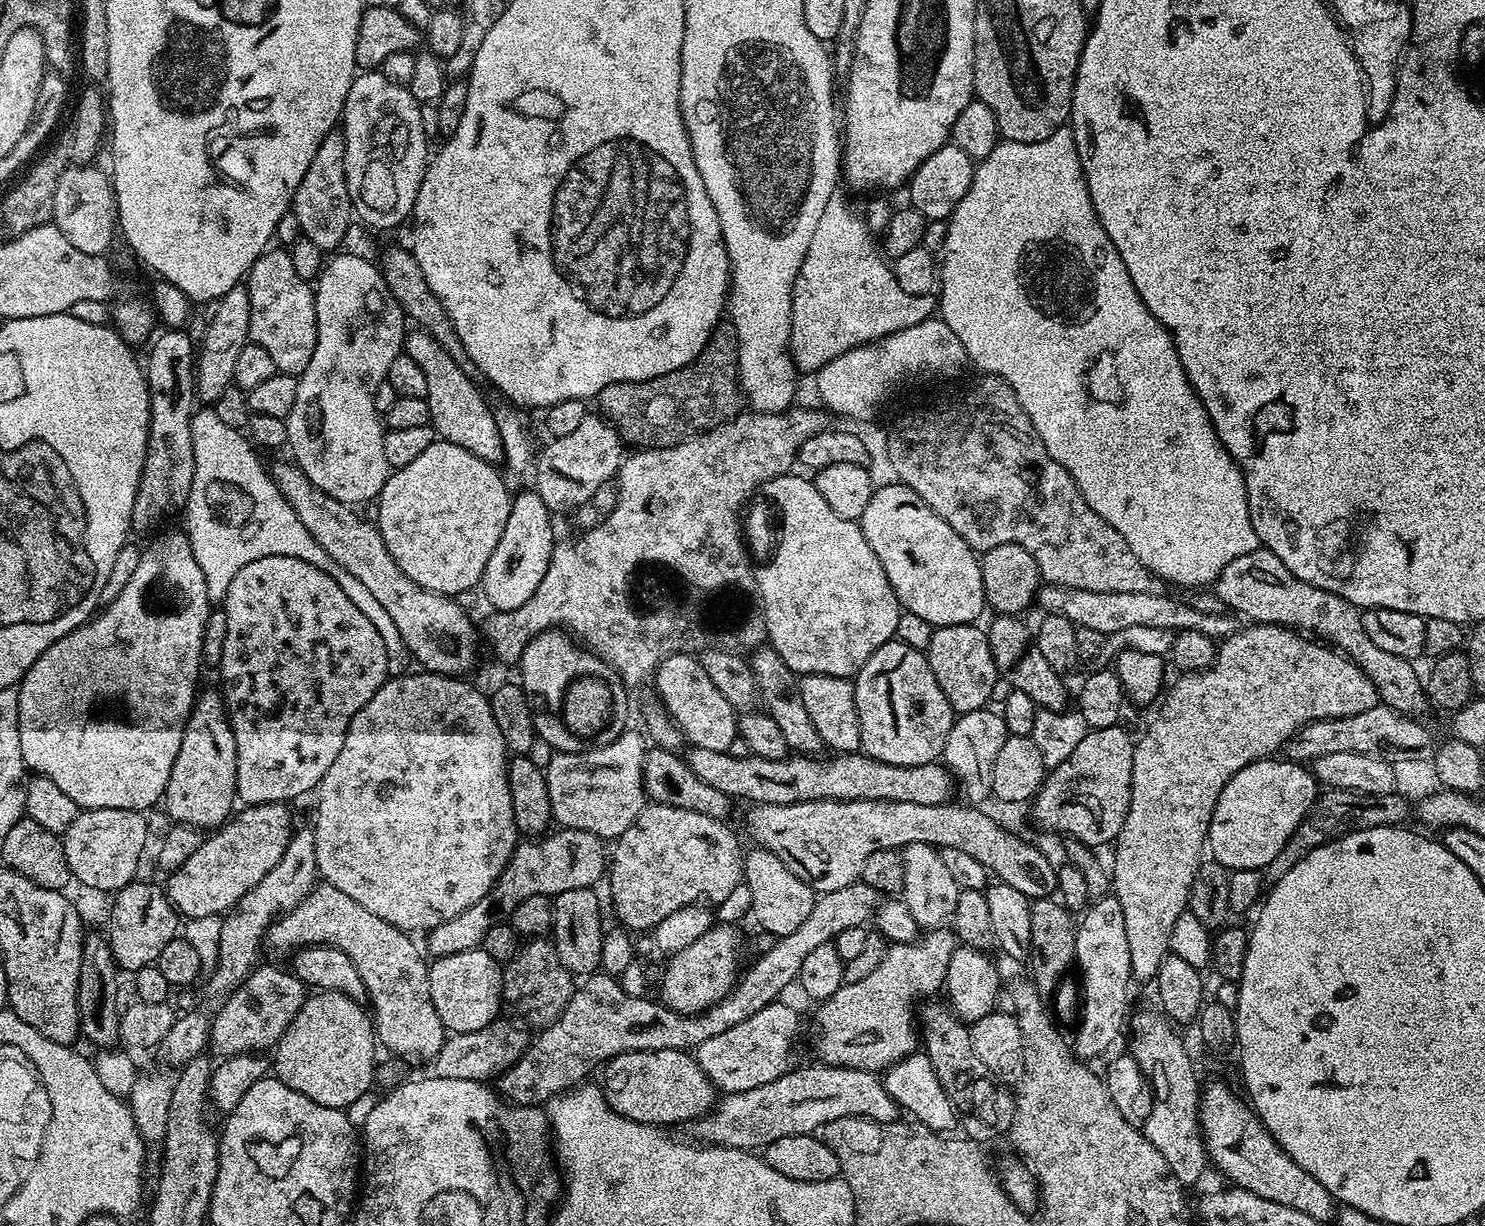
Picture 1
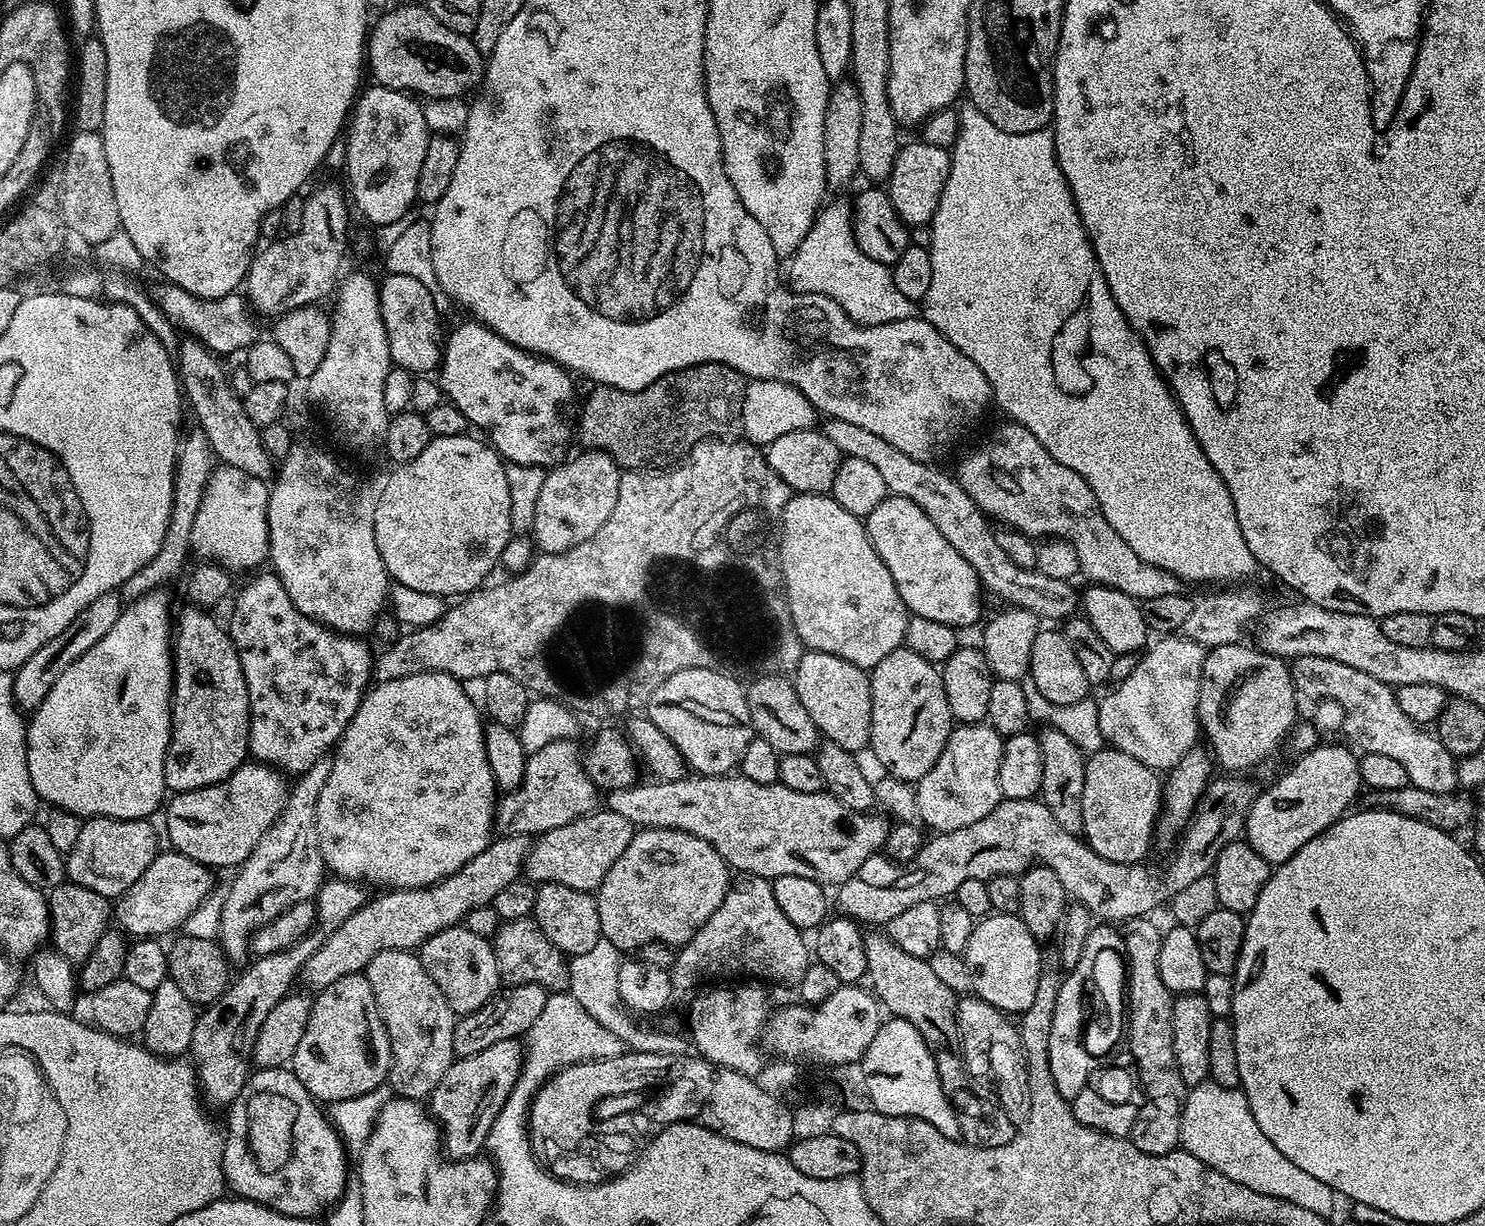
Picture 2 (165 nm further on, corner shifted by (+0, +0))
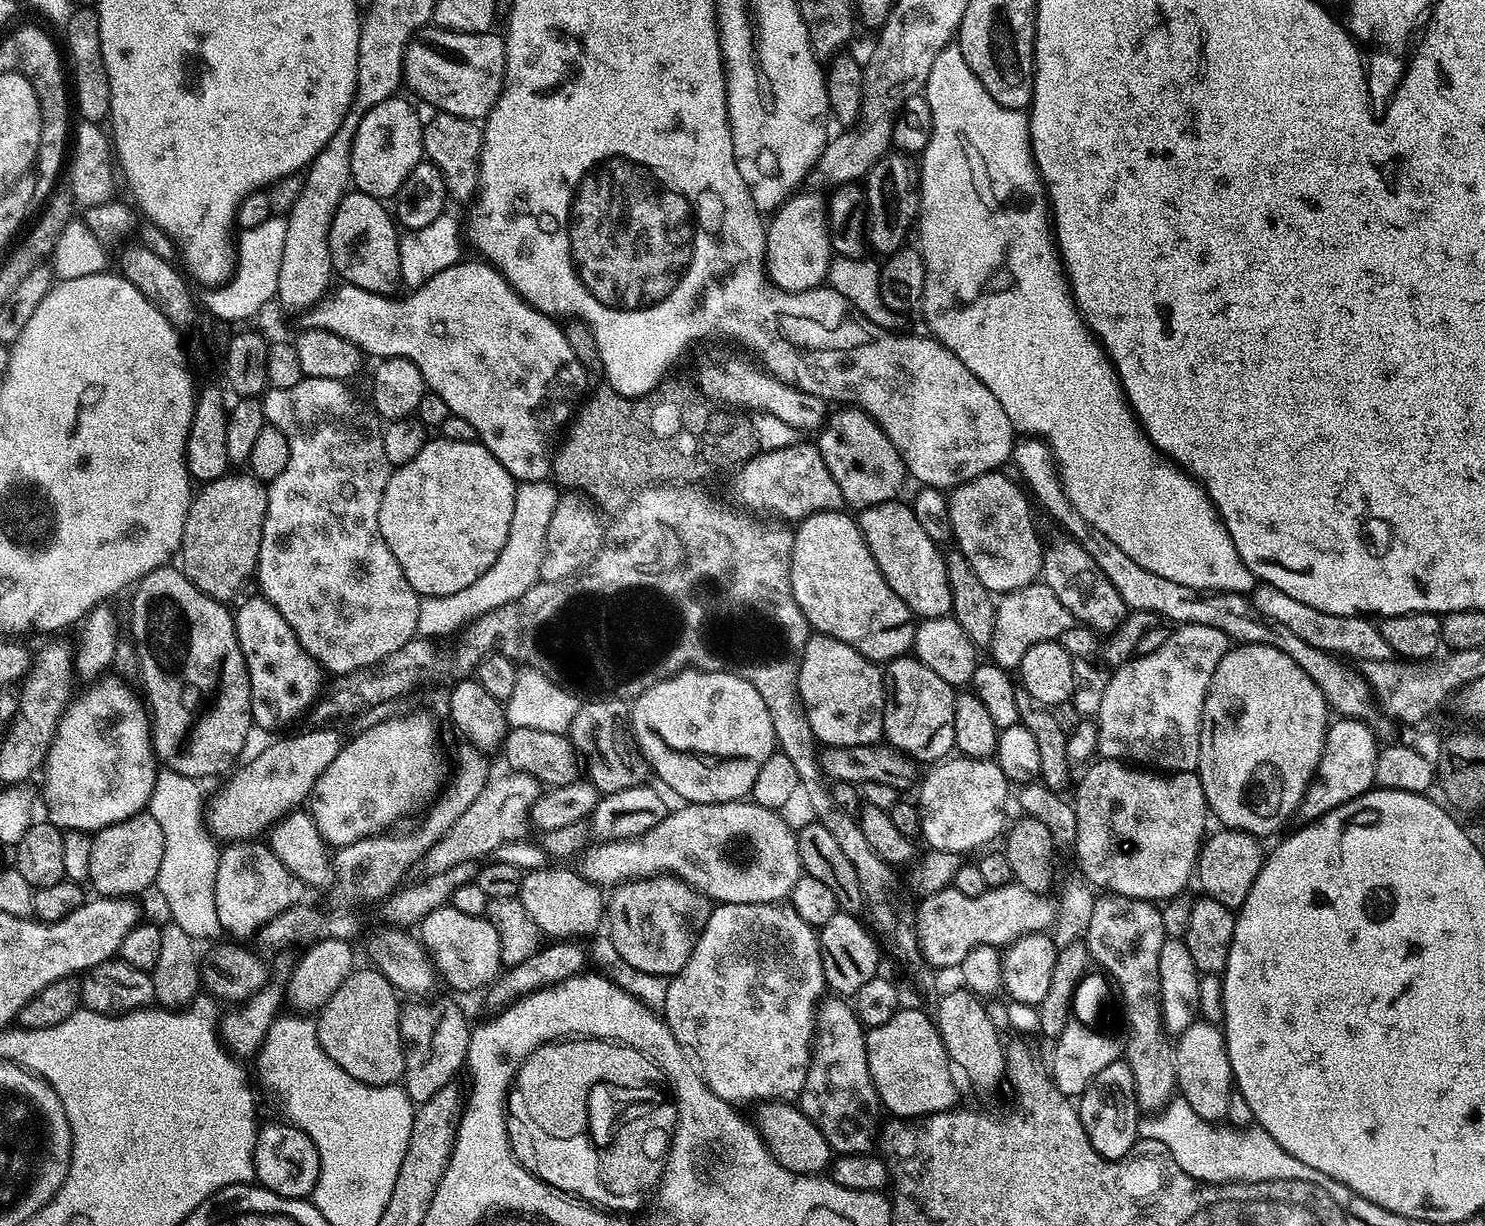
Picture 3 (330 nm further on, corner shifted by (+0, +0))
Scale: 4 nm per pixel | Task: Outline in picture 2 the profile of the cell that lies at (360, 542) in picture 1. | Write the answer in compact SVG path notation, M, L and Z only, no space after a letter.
M188 336L181 341L179 354L176 359L178 377L187 403L194 410L195 421L204 430L215 457L227 467L240 469L243 473L250 474L251 477L267 481L274 472L274 459L270 453L265 451L259 425L255 424L248 413L246 413L243 399L238 397L232 390L227 369L224 370L221 364L223 363L219 360L219 357L209 351L199 340Z

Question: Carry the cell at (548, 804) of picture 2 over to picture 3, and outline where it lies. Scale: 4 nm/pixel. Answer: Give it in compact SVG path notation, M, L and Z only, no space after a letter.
M504 770L501 776L493 775L486 782L482 794L474 798L470 810L446 830L437 844L430 846L424 856L422 868L427 875L432 876L440 871L450 870L452 866L469 860L483 861L495 853L498 846L510 843L511 840L525 839L530 832L530 813L536 799L542 795L542 785L530 774Z

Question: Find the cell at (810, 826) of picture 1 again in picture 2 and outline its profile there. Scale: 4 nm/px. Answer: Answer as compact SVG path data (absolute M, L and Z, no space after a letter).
M689 774L681 780L661 780L643 784L637 782L630 788L614 788L607 793L607 811L622 814L634 826L640 828L677 828L695 836L701 836L727 862L729 869L737 873L749 872L773 881L786 874L798 874L798 878L810 878L825 886L846 883L866 862L877 855L888 837L889 821L883 815L855 812L827 791L814 794L798 794L782 783L763 785L741 774L726 776L701 776Z

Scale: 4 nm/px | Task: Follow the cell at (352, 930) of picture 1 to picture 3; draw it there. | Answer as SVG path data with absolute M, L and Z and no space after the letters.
M436 1000L433 1004L412 1004L400 1014L400 1035L404 1045L404 1074L402 1087L413 1105L424 1104L442 1086L453 1083L456 1071L465 1067L468 1058L470 1023L464 1012L448 1000Z

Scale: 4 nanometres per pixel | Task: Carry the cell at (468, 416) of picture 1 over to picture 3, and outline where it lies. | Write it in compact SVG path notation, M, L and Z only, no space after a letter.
M349 190L342 198L338 210L334 214L334 222L330 222L330 258L335 275L345 284L353 284L362 290L370 290L374 294L392 296L396 287L401 287L399 266L398 225L391 211L387 212L385 201L375 200L370 194Z

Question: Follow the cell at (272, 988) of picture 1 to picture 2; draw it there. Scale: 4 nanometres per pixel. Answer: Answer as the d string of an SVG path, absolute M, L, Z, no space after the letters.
M500 834L486 846L486 850L482 850L482 854L470 858L466 866L429 888L384 890L373 900L372 897L365 899L364 905L350 914L334 934L325 938L320 950L308 959L306 966L302 966L299 983L304 983L305 989L319 990L338 982L338 978L346 978L346 974L363 972L370 958L374 958L374 954L382 954L382 950L416 950L426 942L426 938L457 927L470 910L492 905L499 891L510 886L510 882L521 879L533 843L533 837L527 834Z

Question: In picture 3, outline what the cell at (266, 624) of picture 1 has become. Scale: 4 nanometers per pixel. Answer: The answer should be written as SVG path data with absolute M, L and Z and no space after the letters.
M255 594L241 606L235 609L236 637L242 650L242 658L248 667L250 678L250 698L252 699L252 723L259 728L284 728L292 724L304 711L311 709L317 703L322 692L320 676L322 669L314 657L306 652L299 644L294 630L287 624L286 619L268 600L260 594Z

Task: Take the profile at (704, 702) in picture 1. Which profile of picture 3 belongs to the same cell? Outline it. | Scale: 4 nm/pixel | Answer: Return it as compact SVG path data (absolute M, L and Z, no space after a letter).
M685 670L679 672L676 676L666 678L650 690L646 690L630 704L630 727L636 745L640 747L640 753L644 755L644 761L647 762L649 769L657 776L670 791L676 796L681 796L681 801L690 804L721 804L731 800L743 800L751 793L754 786L754 780L758 778L758 772L762 764L766 762L773 752L777 751L778 745L775 738L773 723L770 722L769 710L762 702L762 695L758 694L750 682L745 678L736 676L732 670L721 670L717 672L703 672L697 670Z

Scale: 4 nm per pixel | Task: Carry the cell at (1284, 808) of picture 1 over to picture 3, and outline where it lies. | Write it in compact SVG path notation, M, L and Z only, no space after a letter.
M1336 718L1324 733L1324 753L1320 759L1318 778L1308 785L1308 793L1300 803L1299 815L1311 822L1325 816L1330 810L1358 798L1376 784L1374 762L1378 751L1376 736L1360 718Z

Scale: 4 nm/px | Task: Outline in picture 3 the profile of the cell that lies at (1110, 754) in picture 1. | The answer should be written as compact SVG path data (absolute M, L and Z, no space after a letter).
M1097 759L1095 762L1089 763L1088 769L1084 772L1084 777L1080 780L1080 785L1076 788L1076 800L1074 799L1074 807L1077 816L1077 840L1074 851L1074 858L1080 863L1079 875L1093 889L1107 890L1109 893L1118 896L1129 896L1130 898L1138 898L1139 900L1150 900L1153 902L1163 902L1172 896L1179 896L1185 891L1184 888L1188 884L1188 876L1193 875L1196 858L1200 854L1200 845L1205 839L1206 831L1204 827L1210 821L1210 809L1208 799L1202 790L1202 782L1196 772L1173 772L1171 774L1157 774L1152 770L1141 770L1136 766L1129 766L1127 763L1118 760Z

